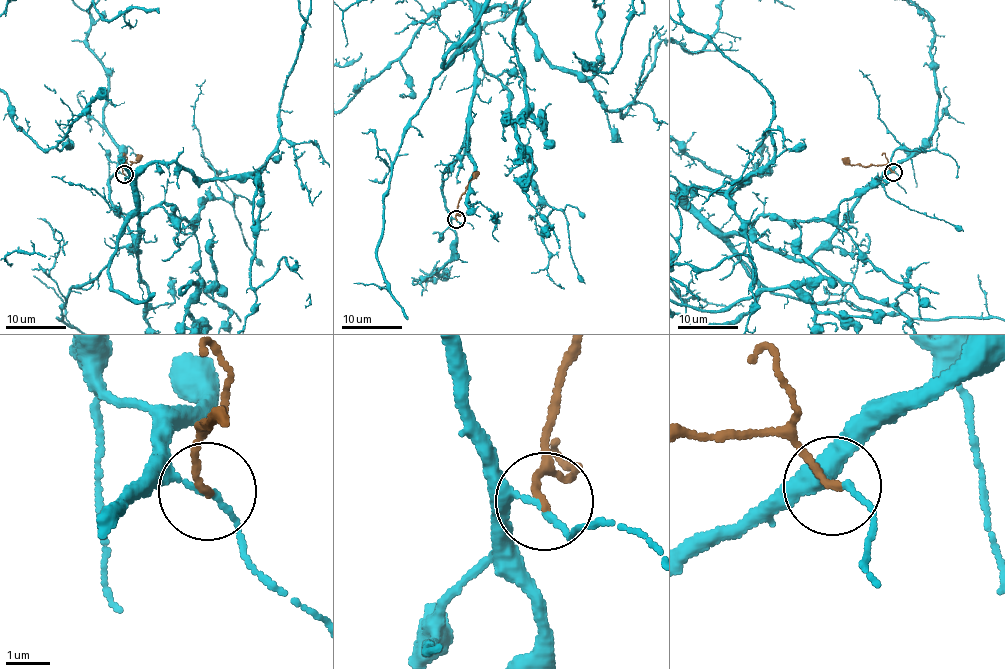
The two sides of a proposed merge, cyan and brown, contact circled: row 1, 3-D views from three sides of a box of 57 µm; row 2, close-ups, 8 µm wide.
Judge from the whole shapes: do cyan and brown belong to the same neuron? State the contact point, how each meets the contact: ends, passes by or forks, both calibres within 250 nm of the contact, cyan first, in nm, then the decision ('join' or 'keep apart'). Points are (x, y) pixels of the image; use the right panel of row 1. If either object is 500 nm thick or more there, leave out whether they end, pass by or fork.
(893, 172) | cyan passes by | brown ends | 130/160 nm | keep apart

